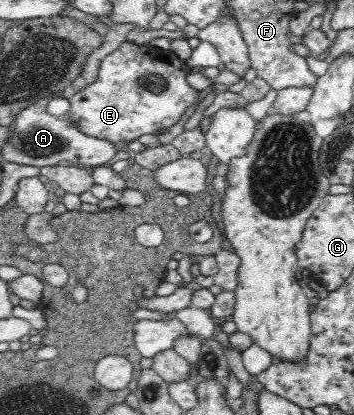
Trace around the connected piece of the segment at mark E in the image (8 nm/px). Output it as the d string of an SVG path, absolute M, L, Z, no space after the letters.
M125 41L112 54L103 58L99 68L97 80L93 84L85 86L83 90L68 98L70 109L64 118L74 122L83 134L107 140L115 145L117 142L129 142L143 134L154 134L175 126L199 94L187 83L189 69L185 62L180 61L169 49L157 49L151 44L142 45Z

